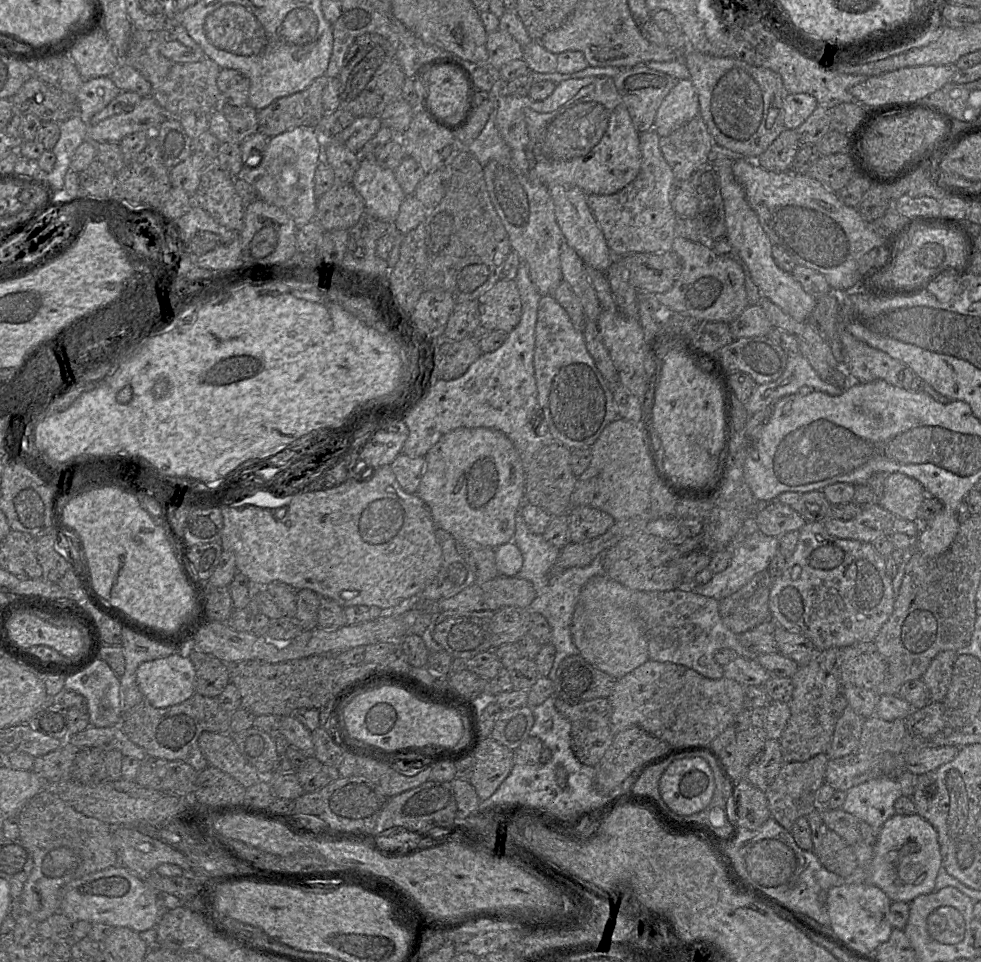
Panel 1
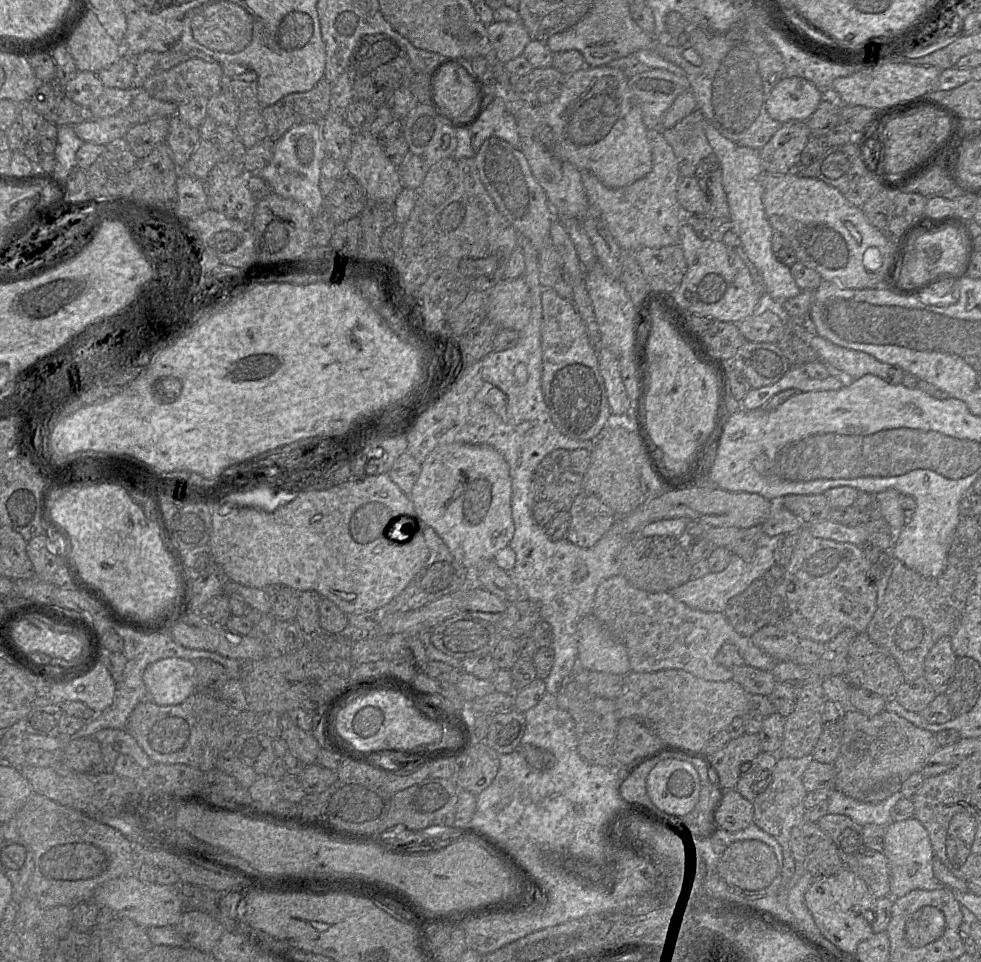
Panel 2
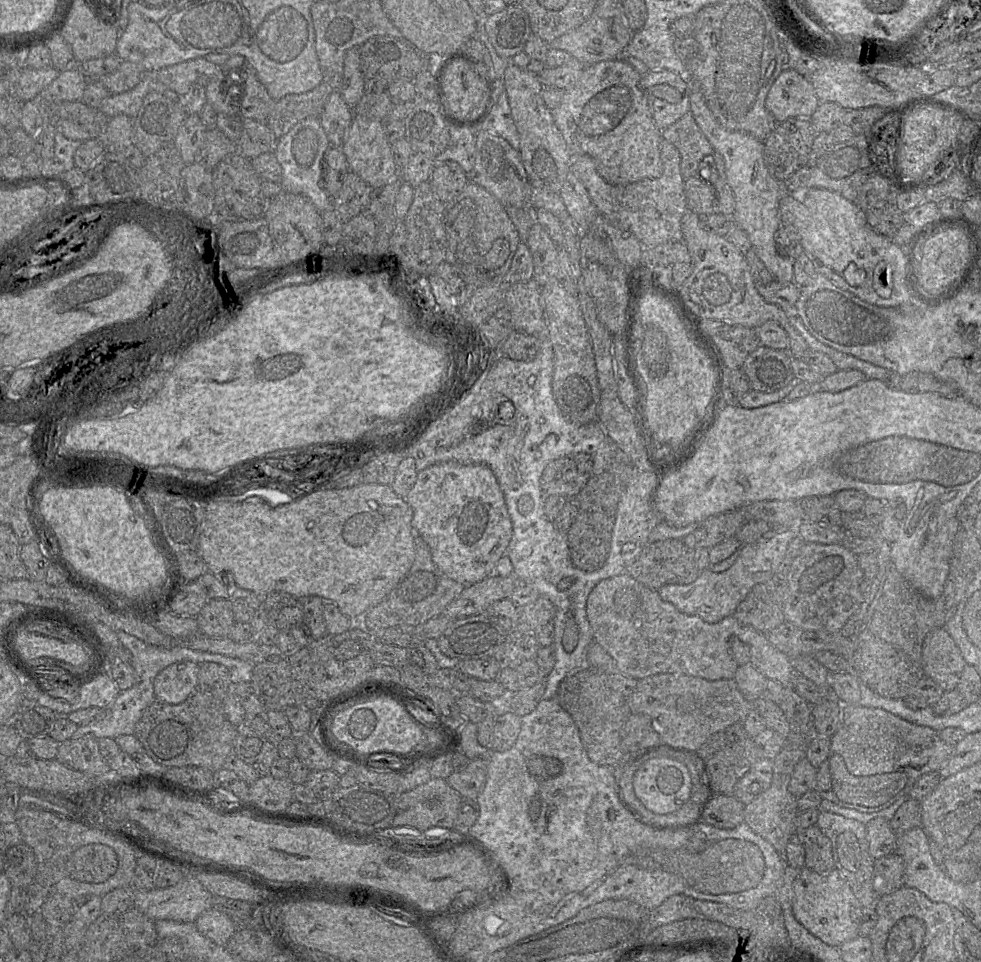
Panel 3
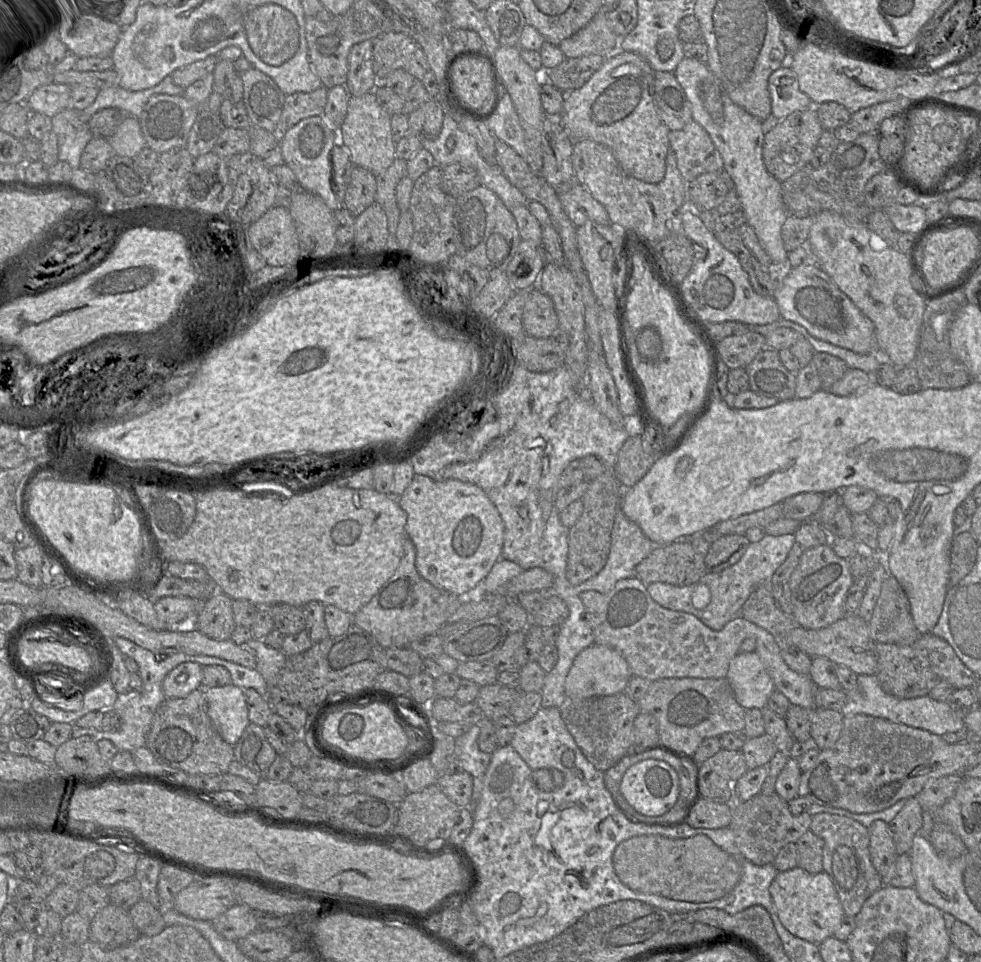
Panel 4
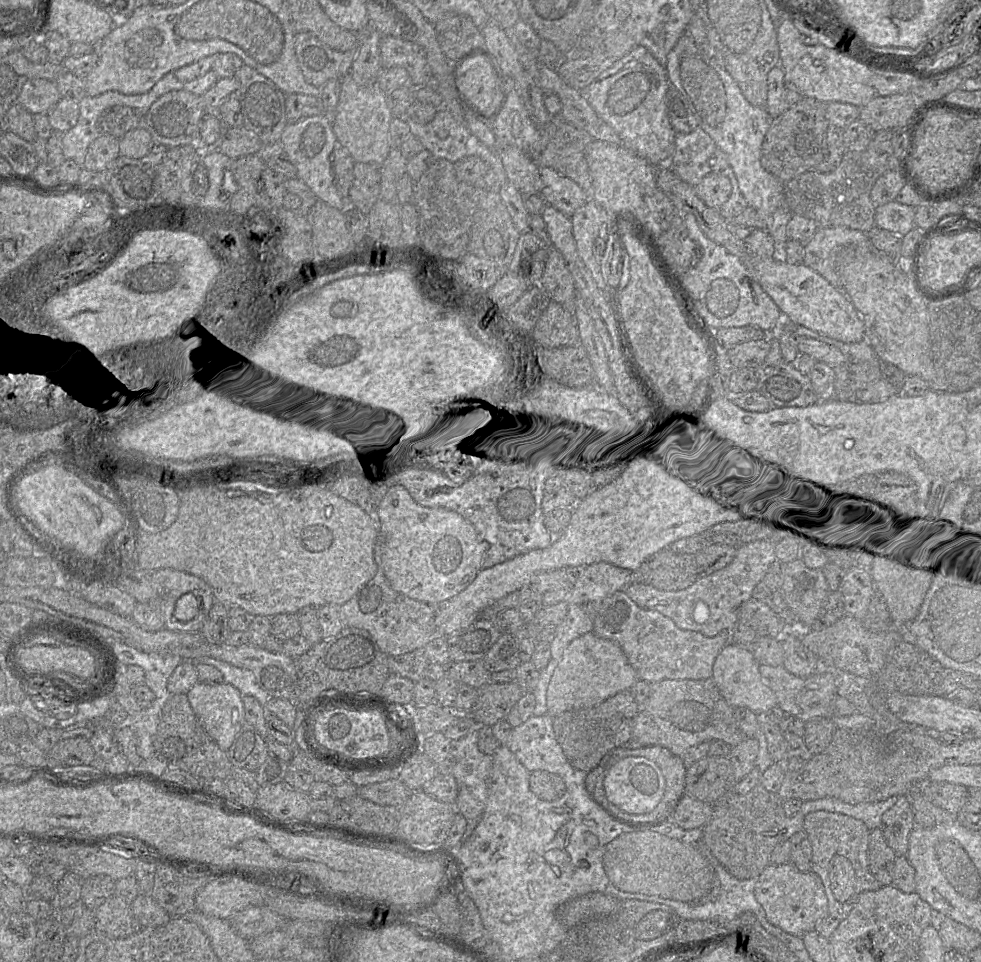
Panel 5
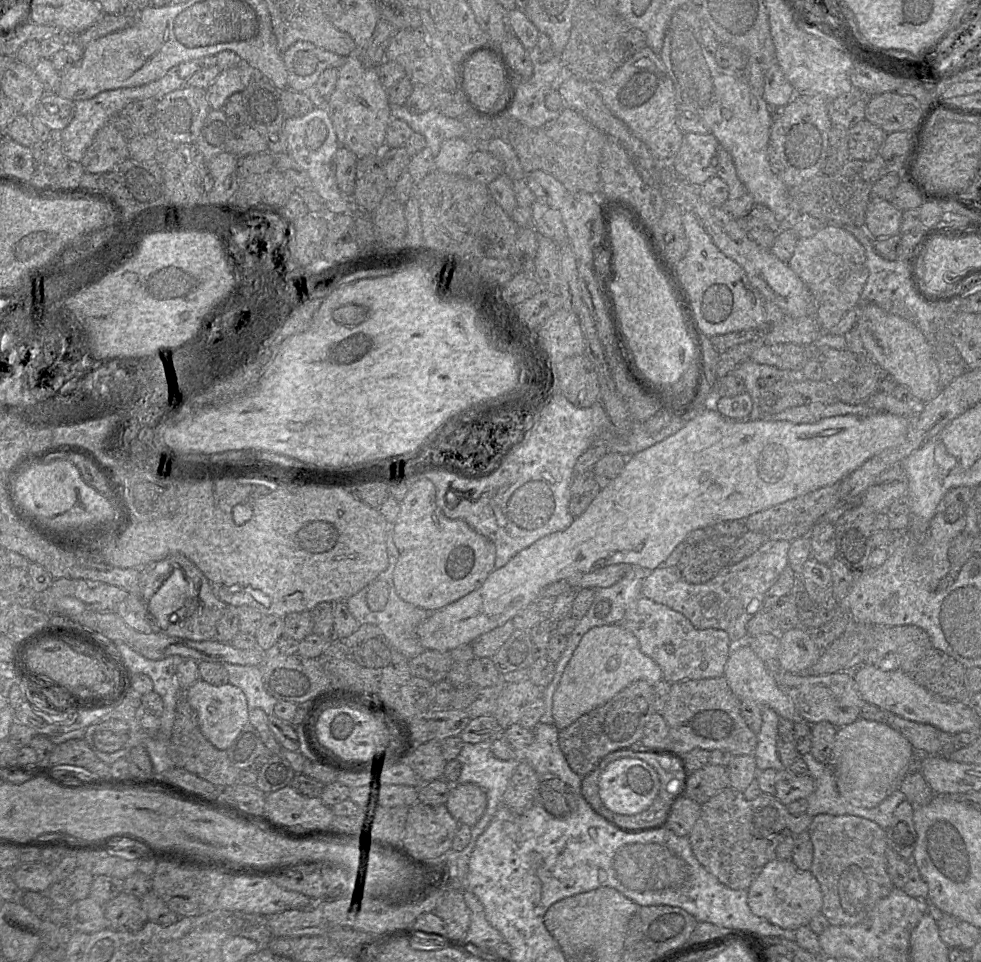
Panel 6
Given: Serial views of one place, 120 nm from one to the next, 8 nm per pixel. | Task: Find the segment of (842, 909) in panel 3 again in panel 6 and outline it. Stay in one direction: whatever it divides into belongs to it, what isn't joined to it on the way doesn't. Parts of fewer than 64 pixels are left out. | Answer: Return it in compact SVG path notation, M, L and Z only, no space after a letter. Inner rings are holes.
M774 858L768 862L747 891L752 913L782 929L795 931L808 925L814 916L821 913L823 899L818 880L810 871L799 870L791 860Z

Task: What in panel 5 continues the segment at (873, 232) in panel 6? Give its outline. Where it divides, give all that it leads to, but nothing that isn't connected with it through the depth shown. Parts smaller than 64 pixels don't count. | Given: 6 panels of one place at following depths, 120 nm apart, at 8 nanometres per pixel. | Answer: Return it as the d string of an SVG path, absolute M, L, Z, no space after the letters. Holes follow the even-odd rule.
M891 201L875 208L875 226L899 236L915 228L916 207Z

